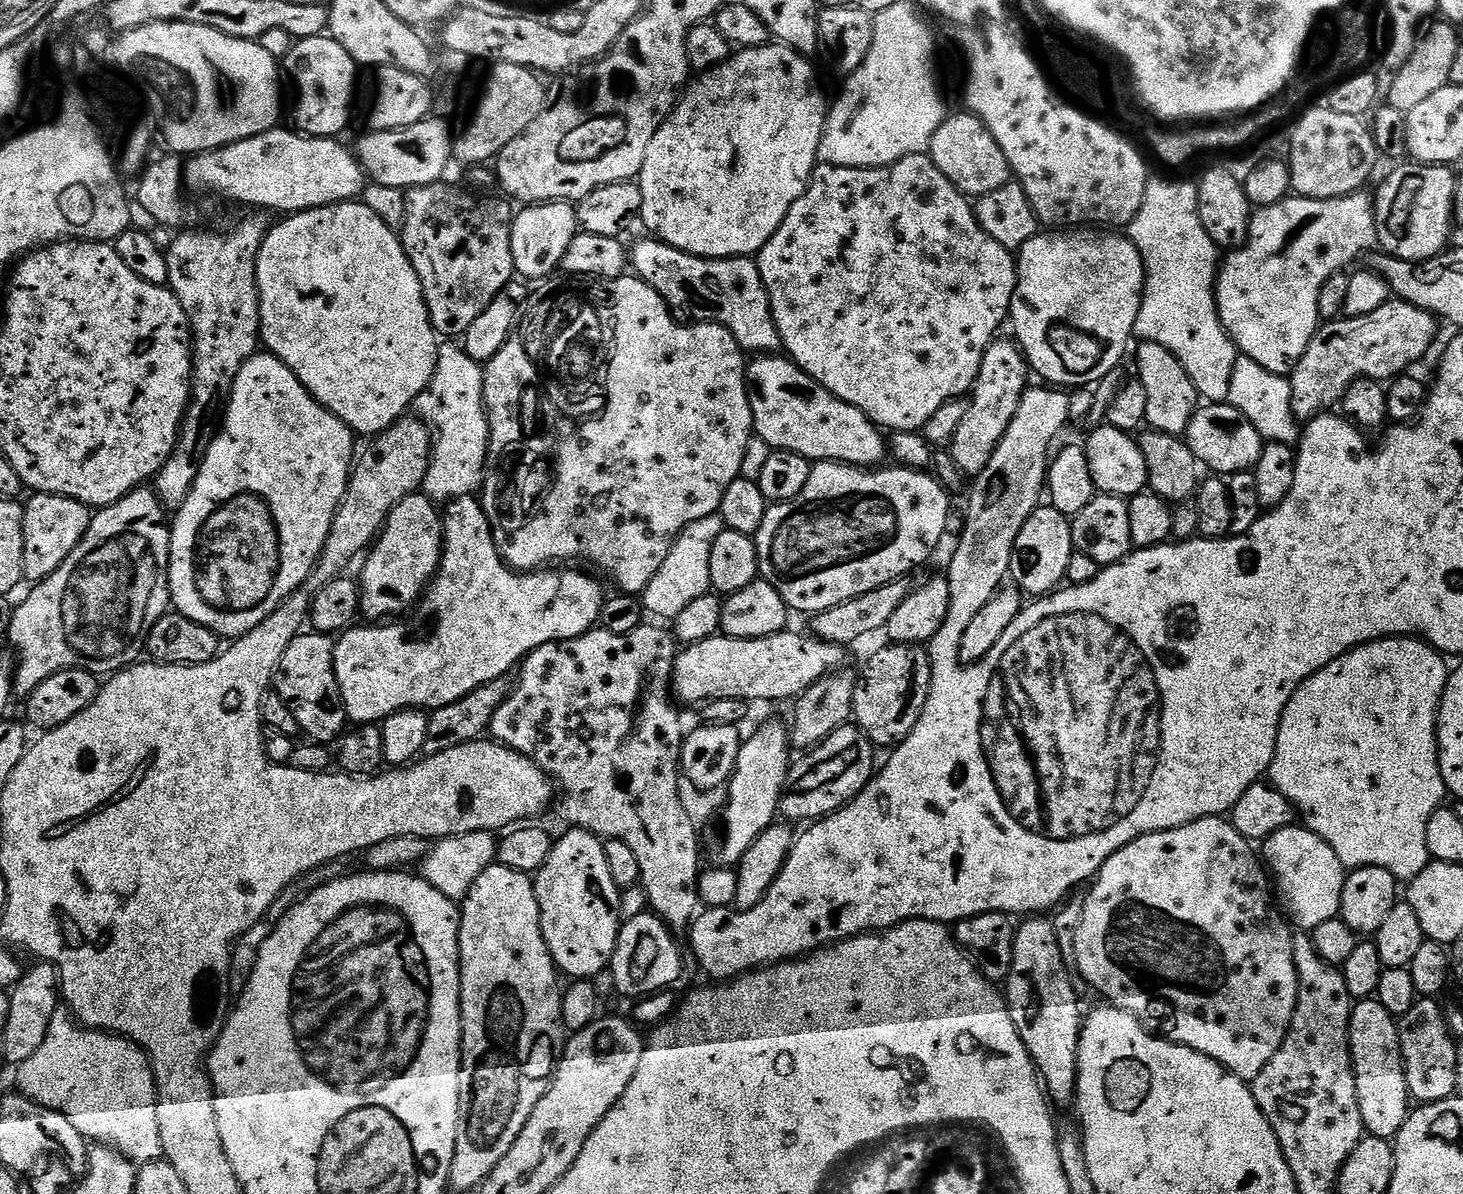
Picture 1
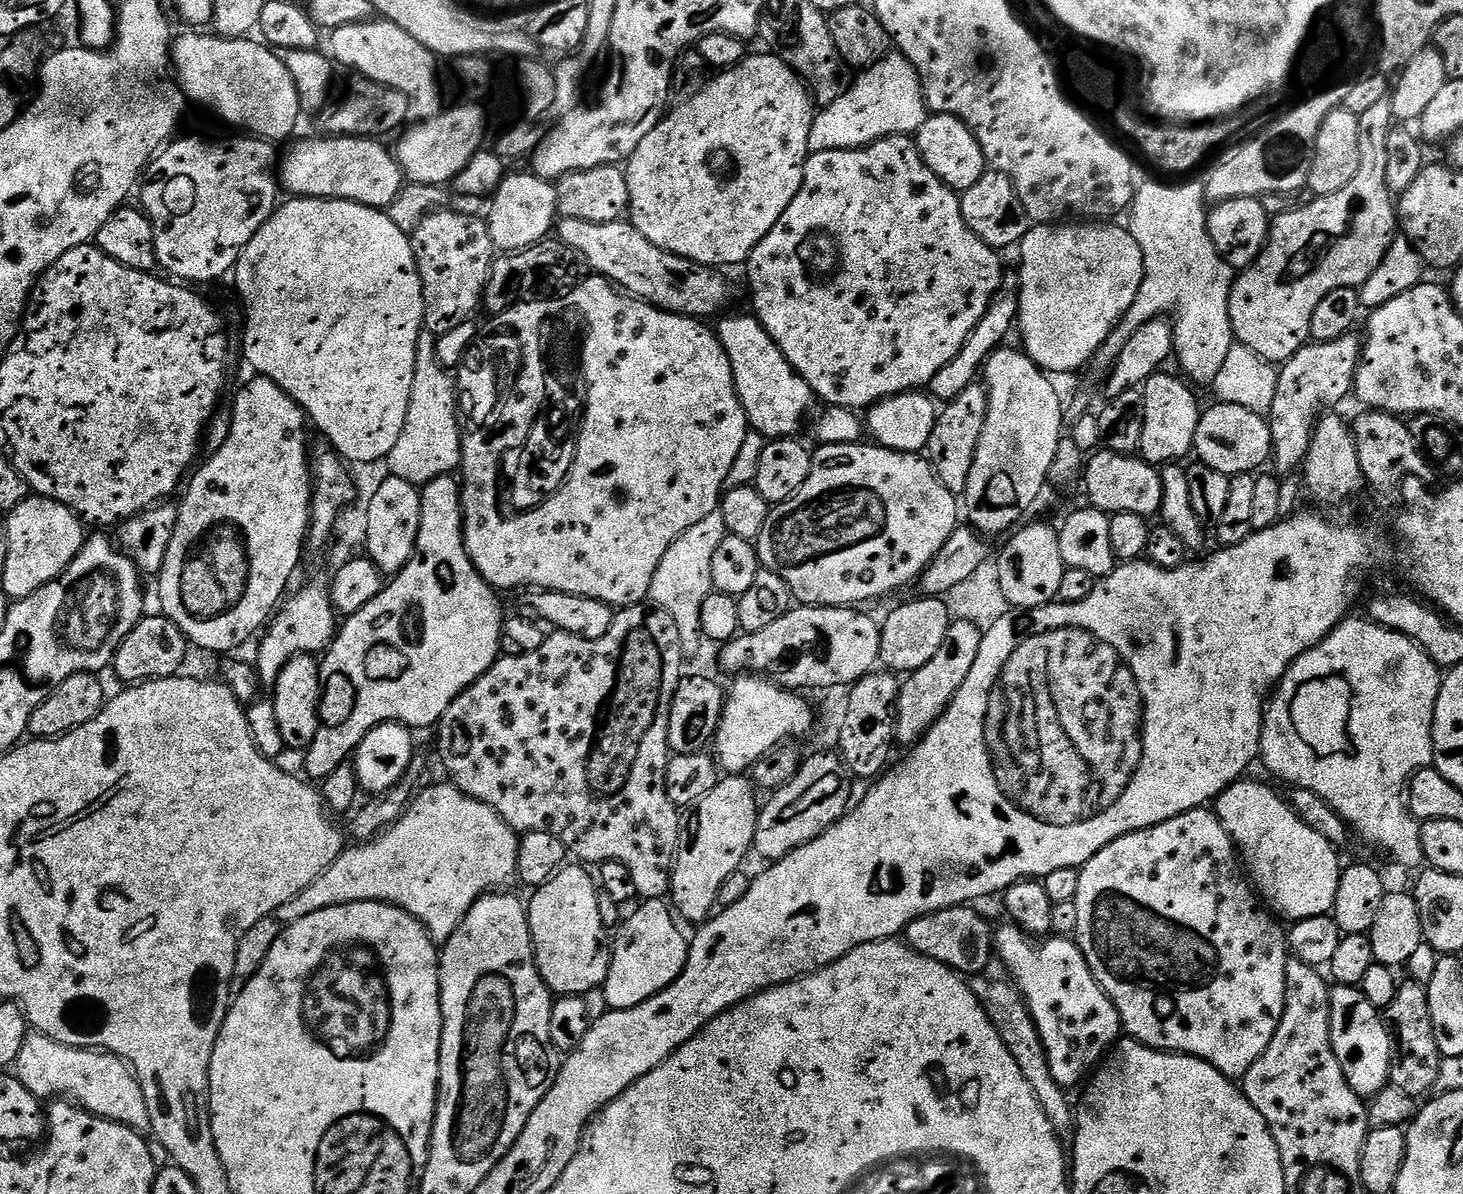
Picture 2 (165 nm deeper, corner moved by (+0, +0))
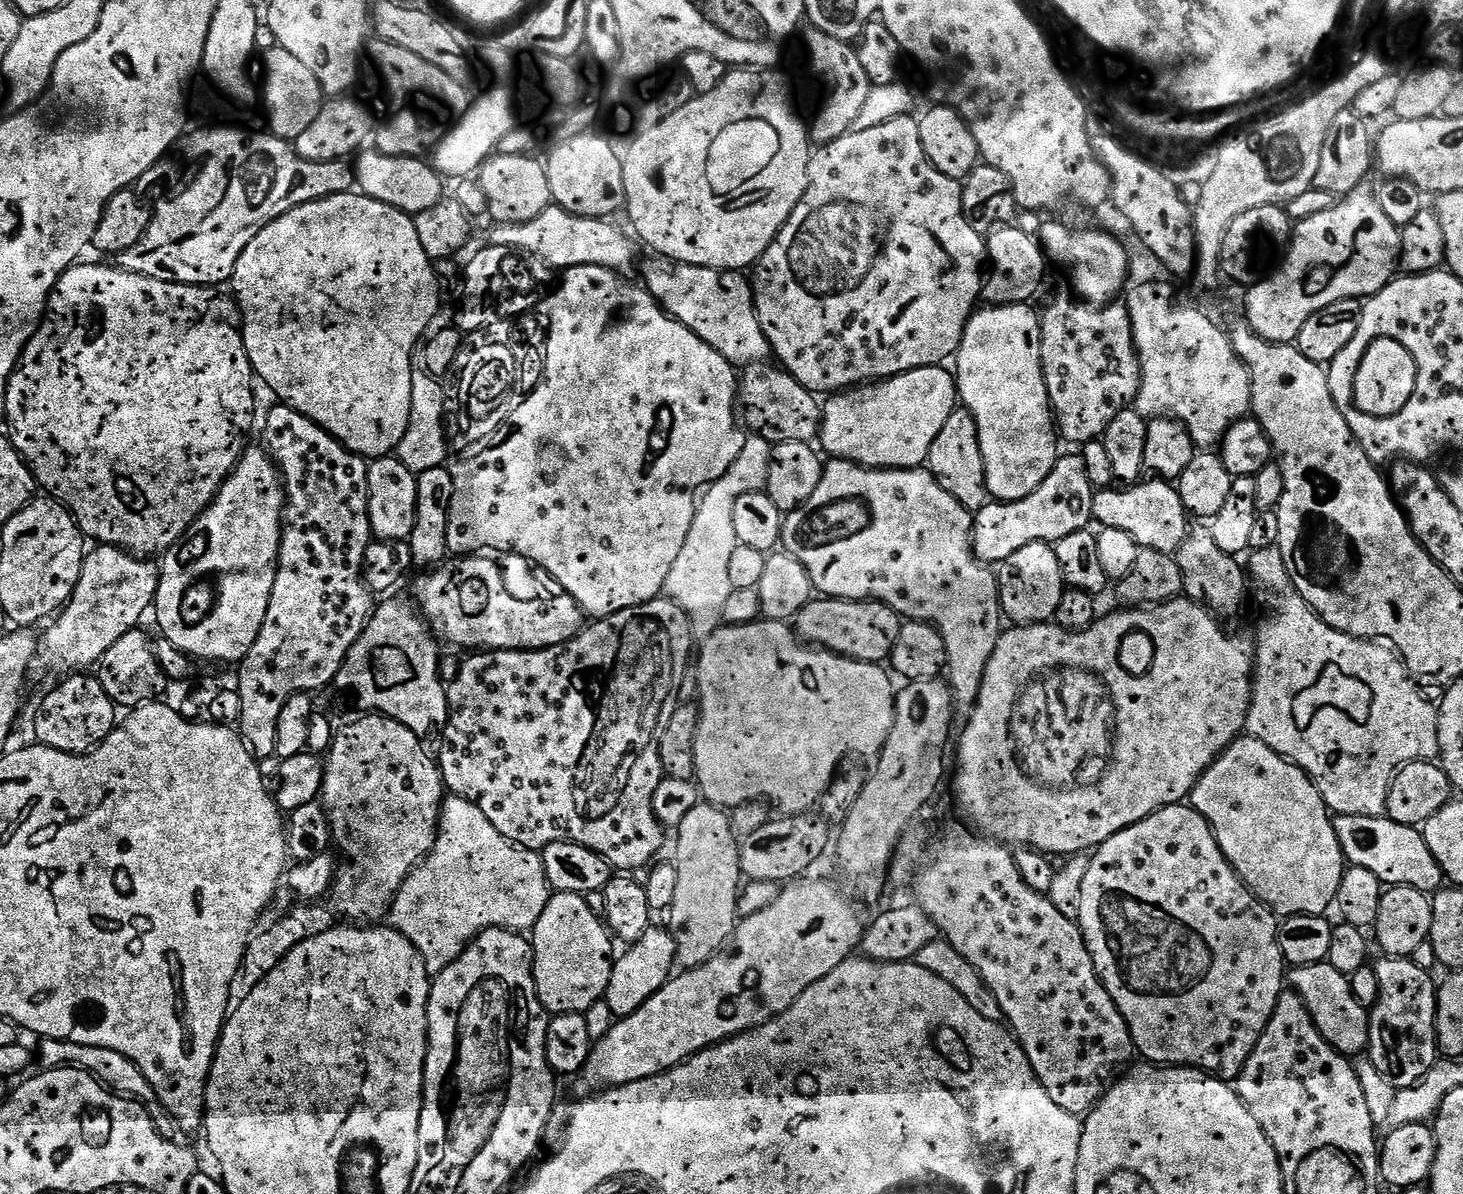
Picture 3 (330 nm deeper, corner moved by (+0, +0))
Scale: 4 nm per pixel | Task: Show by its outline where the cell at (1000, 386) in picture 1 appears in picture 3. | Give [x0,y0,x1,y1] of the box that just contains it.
[926,407,990,514]

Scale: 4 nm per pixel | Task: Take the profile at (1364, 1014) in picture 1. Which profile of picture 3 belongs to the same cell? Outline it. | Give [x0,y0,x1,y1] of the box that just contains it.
[1290,962,1370,1058]

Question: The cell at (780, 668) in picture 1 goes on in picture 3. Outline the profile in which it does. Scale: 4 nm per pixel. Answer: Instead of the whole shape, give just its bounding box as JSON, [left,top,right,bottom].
[794,598,901,664]

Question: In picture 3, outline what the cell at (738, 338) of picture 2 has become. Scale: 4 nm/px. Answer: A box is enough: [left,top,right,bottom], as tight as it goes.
[643,258,773,366]

